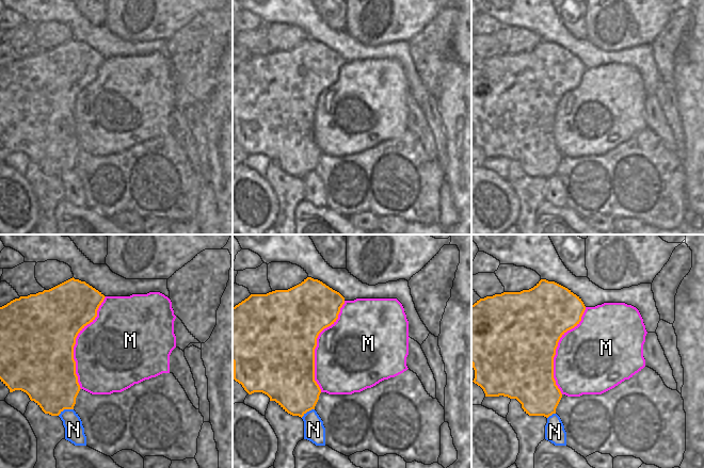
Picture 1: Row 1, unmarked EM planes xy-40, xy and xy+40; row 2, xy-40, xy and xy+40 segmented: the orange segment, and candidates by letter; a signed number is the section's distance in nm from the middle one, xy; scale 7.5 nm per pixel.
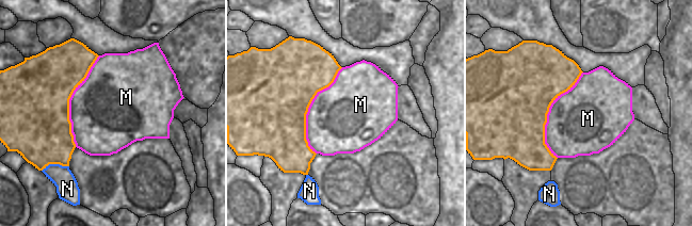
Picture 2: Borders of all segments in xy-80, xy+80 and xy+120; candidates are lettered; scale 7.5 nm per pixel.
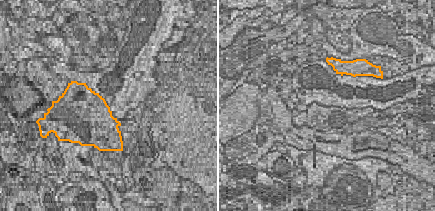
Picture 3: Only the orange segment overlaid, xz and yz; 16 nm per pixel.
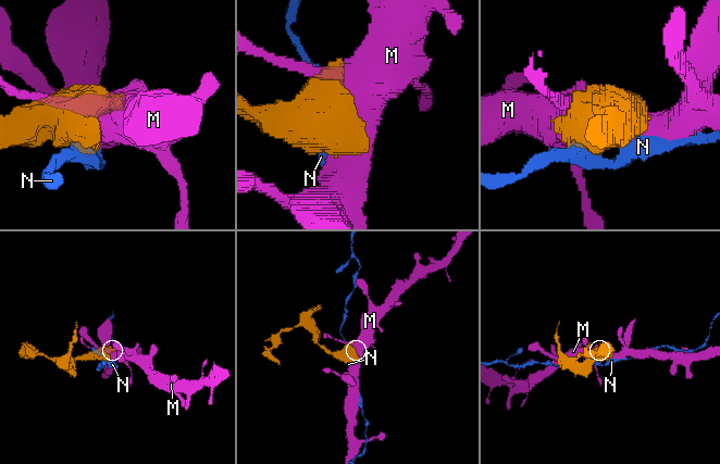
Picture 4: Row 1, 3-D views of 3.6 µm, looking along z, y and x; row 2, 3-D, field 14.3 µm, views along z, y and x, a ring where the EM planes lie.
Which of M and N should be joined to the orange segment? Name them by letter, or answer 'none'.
none

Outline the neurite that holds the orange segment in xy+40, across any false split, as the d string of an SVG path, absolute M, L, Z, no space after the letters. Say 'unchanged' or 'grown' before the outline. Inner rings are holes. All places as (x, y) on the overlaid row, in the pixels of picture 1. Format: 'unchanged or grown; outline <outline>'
unchanged; outline M541 279L533 288L521 292L503 292L480 298L471 305L471 365L474 383L480 386L485 397L516 399L529 416L548 418L556 414L562 393L554 378L554 357L560 338L581 321L586 306L581 298L567 288Z

